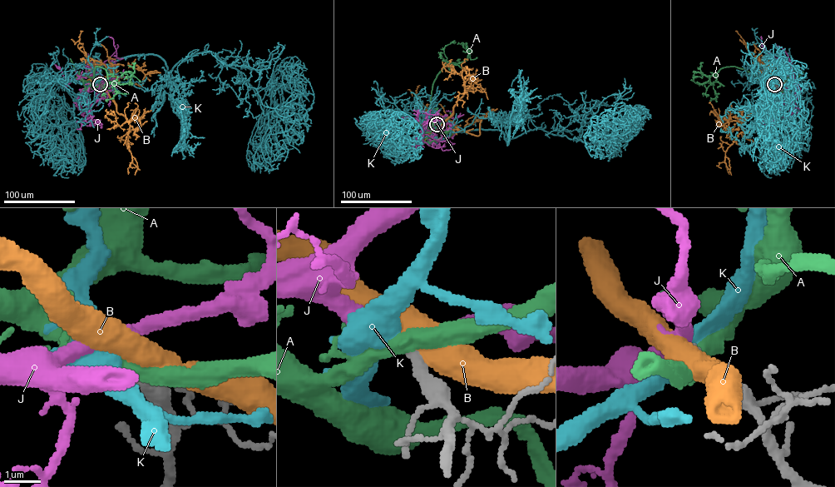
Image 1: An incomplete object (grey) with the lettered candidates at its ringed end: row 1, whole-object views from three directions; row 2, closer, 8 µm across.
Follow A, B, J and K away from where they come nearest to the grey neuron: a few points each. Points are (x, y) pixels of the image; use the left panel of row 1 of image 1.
A: (101, 85), (94, 80), (96, 66), (104, 68), (107, 81), (116, 85), (127, 83), (132, 74), (121, 76)
B: (101, 85), (115, 103), (116, 111), (129, 123), (127, 146), (137, 162), (135, 175)
J: (100, 84), (94, 75), (106, 63), (115, 86), (94, 85), (81, 102), (87, 111)
K: (100, 84), (125, 57), (168, 75), (210, 52), (264, 115), (306, 96), (277, 69), (267, 95), (305, 93)

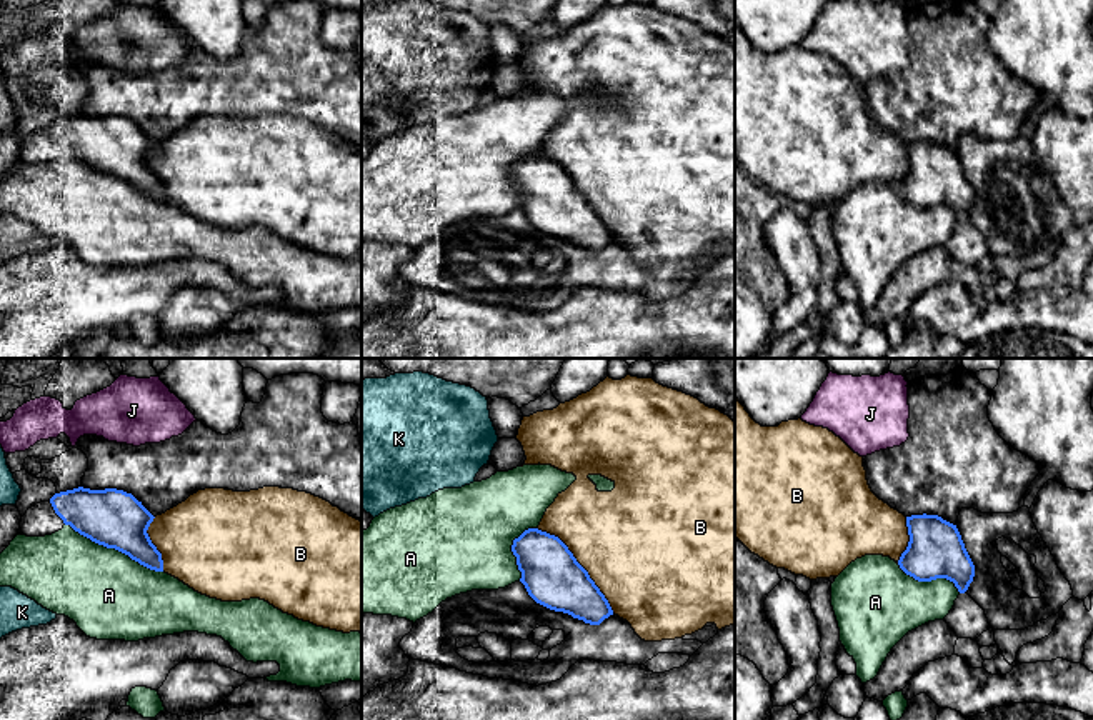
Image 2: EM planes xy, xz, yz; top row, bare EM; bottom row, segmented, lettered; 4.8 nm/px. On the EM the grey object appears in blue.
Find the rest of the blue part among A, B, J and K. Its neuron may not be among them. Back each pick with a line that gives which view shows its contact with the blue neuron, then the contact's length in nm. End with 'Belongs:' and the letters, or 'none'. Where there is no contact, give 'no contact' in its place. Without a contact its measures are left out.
J: no contact
Belongs: J

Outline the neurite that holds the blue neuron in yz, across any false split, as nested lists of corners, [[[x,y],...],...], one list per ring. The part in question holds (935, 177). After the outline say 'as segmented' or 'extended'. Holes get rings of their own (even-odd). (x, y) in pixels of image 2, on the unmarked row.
[[[938,142],[906,143],[910,168],[901,180],[900,195],[918,208],[946,205],[965,220],[973,208],[975,192],[956,152]]]; as segmented

